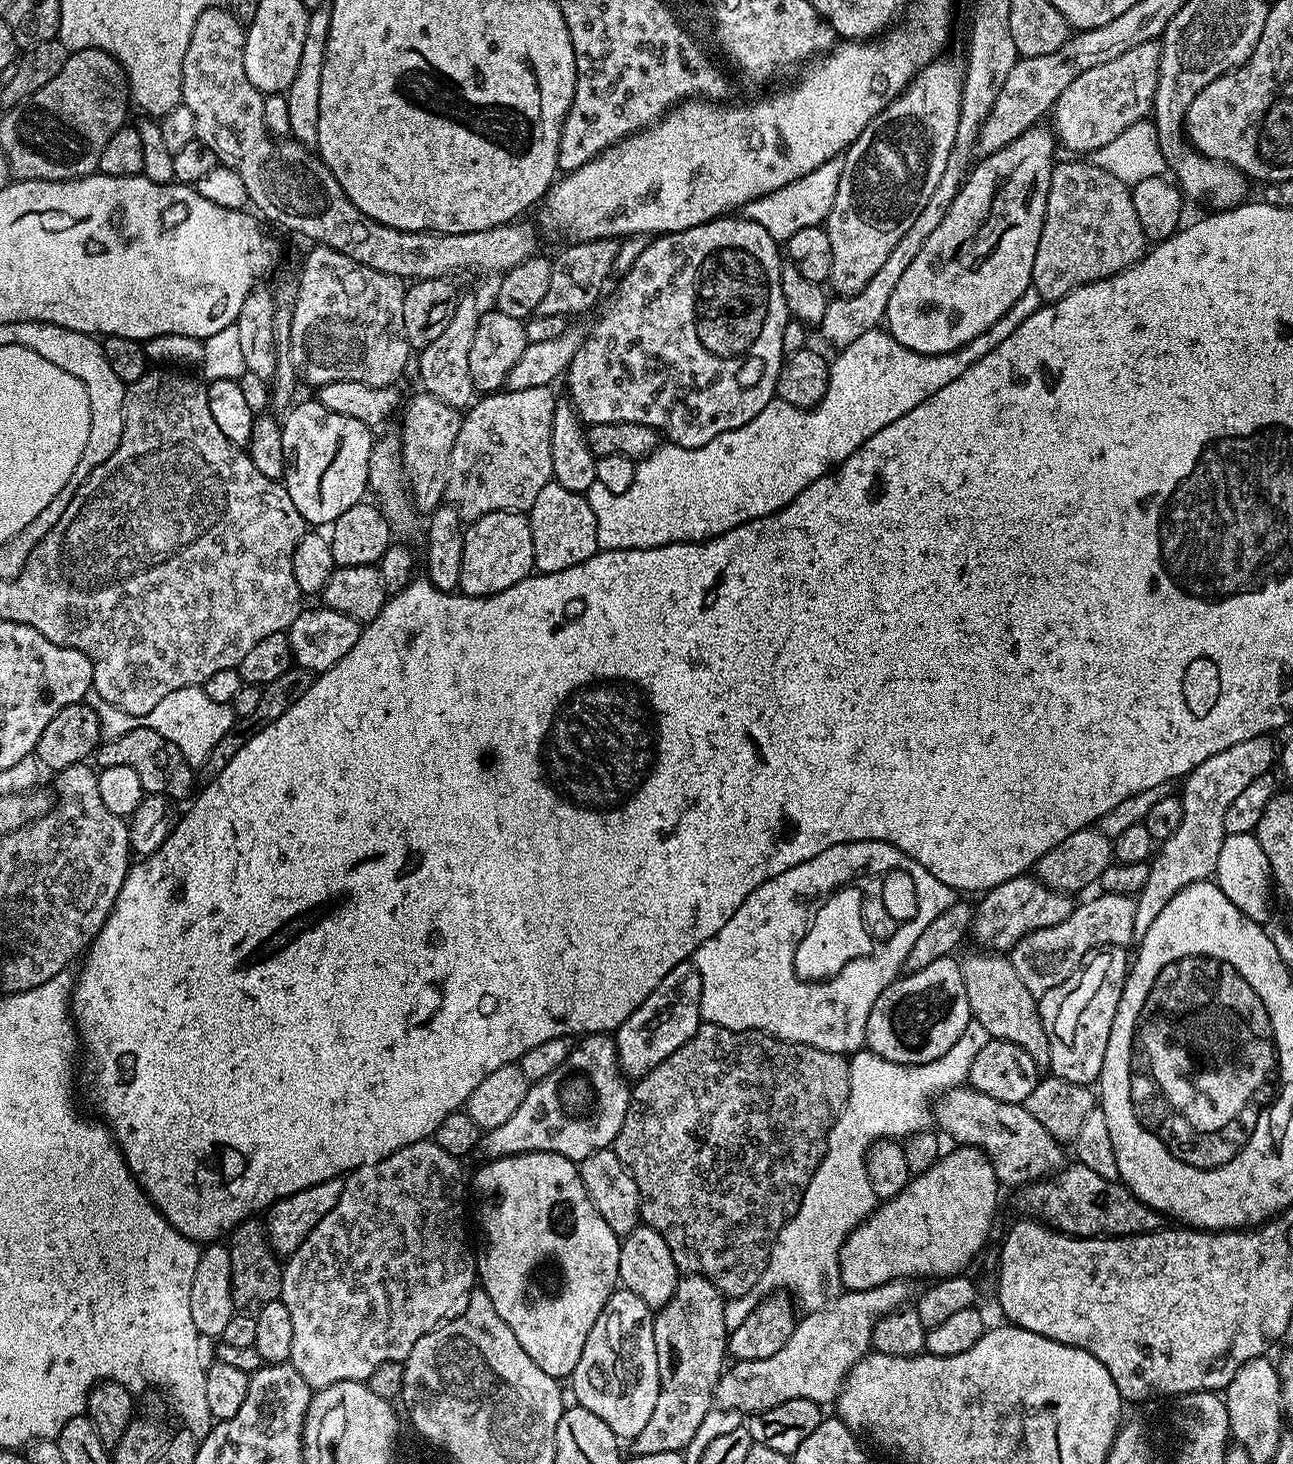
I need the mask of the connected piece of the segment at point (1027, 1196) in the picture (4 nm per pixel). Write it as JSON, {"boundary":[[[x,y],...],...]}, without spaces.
{"boundary":[[[1079,1162],[1069,1163],[1059,1172],[1045,1176],[1043,1180],[1035,1180],[1019,1196],[1020,1208],[1024,1211],[1021,1213],[1025,1217],[1039,1220],[1067,1236],[1140,1236],[1143,1232],[1159,1232],[1166,1223],[1161,1213],[1144,1204],[1120,1180],[1102,1178],[1102,1174],[1094,1174],[1094,1170]]]}

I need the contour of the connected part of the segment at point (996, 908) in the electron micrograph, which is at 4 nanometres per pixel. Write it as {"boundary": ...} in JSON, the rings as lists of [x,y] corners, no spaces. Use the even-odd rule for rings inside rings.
{"boundary":[[[1025,874],[1010,878],[1010,882],[1002,882],[1002,886],[994,886],[988,892],[979,897],[980,905],[975,905],[972,914],[971,939],[976,939],[981,949],[991,950],[997,954],[1007,953],[1020,941],[1027,932],[1042,930],[1046,926],[1058,926],[1058,922],[1066,922],[1070,918],[1074,907],[1074,900],[1067,892],[1055,892],[1048,888],[1041,880],[1037,880],[1035,875]]]}

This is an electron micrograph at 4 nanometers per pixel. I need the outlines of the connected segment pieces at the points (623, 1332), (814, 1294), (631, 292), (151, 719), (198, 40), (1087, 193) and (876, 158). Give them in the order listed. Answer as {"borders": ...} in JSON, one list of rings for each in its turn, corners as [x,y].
{"borders":[[[[620,1286],[610,1294],[608,1301],[598,1312],[598,1322],[594,1322],[594,1330],[590,1330],[590,1338],[586,1338],[586,1346],[582,1346],[582,1358],[578,1358],[578,1366],[574,1366],[570,1377],[572,1392],[576,1395],[575,1403],[579,1407],[590,1410],[590,1414],[598,1414],[610,1430],[621,1441],[630,1442],[642,1429],[650,1414],[654,1414],[654,1406],[658,1403],[660,1393],[660,1354],[654,1346],[653,1309],[638,1298],[629,1288]]],[[[973,1022],[966,1026],[962,1038],[958,1042],[954,1042],[954,1046],[950,1046],[950,1050],[946,1050],[946,1054],[942,1058],[925,1064],[899,1064],[898,1062],[886,1062],[886,1058],[882,1058],[878,1054],[861,1050],[865,1047],[864,1039],[861,1036],[856,1036],[856,1044],[838,1044],[836,1036],[832,1036],[832,1030],[824,1028],[824,1044],[820,1044],[817,1047],[818,1050],[826,1050],[839,1056],[851,1054],[848,1062],[850,1098],[840,1111],[840,1117],[832,1124],[824,1161],[818,1166],[814,1178],[810,1178],[810,1186],[806,1190],[798,1210],[788,1221],[786,1227],[776,1235],[776,1240],[772,1243],[772,1253],[762,1278],[758,1278],[754,1291],[747,1292],[745,1296],[731,1297],[725,1303],[724,1317],[729,1330],[742,1326],[742,1322],[746,1322],[746,1318],[750,1318],[750,1314],[757,1306],[758,1297],[763,1298],[785,1290],[794,1297],[795,1303],[801,1309],[804,1307],[806,1308],[804,1310],[811,1313],[828,1307],[840,1295],[842,1291],[840,1247],[844,1245],[844,1239],[852,1233],[853,1228],[858,1227],[878,1207],[874,1190],[870,1190],[870,1178],[866,1174],[868,1147],[875,1144],[877,1140],[907,1138],[916,1135],[917,1132],[931,1129],[934,1124],[934,1101],[948,1091],[950,1087],[948,1076],[967,1077],[970,1062],[974,1062],[978,1050],[982,1046],[986,1046],[989,1038],[988,1031],[980,1024]]],[[[729,214],[719,220],[711,220],[705,224],[694,226],[690,230],[681,232],[666,232],[657,235],[649,241],[646,250],[638,254],[638,258],[630,266],[628,272],[619,277],[620,289],[616,297],[604,308],[604,313],[587,329],[584,344],[574,354],[566,373],[568,380],[568,396],[575,415],[585,425],[605,424],[606,422],[638,422],[642,426],[650,426],[667,438],[671,443],[683,448],[697,448],[706,446],[718,434],[726,430],[734,430],[738,426],[746,426],[750,418],[754,418],[776,396],[776,379],[780,373],[780,366],[786,355],[782,348],[783,330],[786,329],[790,317],[786,298],[782,298],[780,285],[780,265],[782,252],[778,249],[778,242],[758,226],[758,222],[737,218]]],[[[200,686],[174,690],[174,694],[166,694],[166,698],[162,698],[162,702],[158,702],[158,706],[154,706],[154,710],[150,710],[150,714],[142,718],[143,727],[158,730],[162,738],[174,742],[174,746],[182,750],[186,762],[193,766],[203,765],[210,750],[218,746],[222,734],[226,734],[226,730],[230,730],[233,723],[234,713],[231,707],[211,700]]],[[[224,6],[207,8],[194,26],[190,46],[186,46],[186,58],[182,64],[182,94],[184,95],[182,103],[194,114],[196,139],[206,142],[206,146],[214,150],[217,161],[225,164],[230,170],[234,170],[238,178],[242,178],[242,186],[246,186],[249,205],[265,221],[273,220],[274,223],[281,224],[282,227],[312,240],[308,242],[313,245],[338,250],[346,254],[346,258],[354,258],[354,262],[362,266],[370,266],[370,270],[382,270],[382,274],[399,276],[405,282],[440,277],[452,278],[455,272],[503,274],[518,266],[523,260],[537,255],[536,232],[530,225],[520,224],[524,222],[500,224],[496,228],[478,230],[470,234],[399,232],[390,226],[382,226],[374,222],[374,218],[362,214],[362,210],[358,210],[358,206],[354,206],[354,202],[346,198],[346,190],[338,186],[338,178],[330,174],[330,170],[324,165],[319,155],[313,154],[305,145],[291,138],[284,138],[277,142],[266,130],[266,122],[262,118],[265,94],[251,84],[246,76],[243,62],[246,28],[229,9],[227,12],[226,8]]],[[[1068,158],[1065,164],[1057,163],[1052,169],[1052,177],[1050,178],[1050,188],[1048,197],[1046,198],[1046,214],[1044,215],[1044,225],[1042,226],[1042,234],[1038,238],[1038,250],[1034,254],[1034,266],[1032,267],[1032,287],[1038,290],[1041,301],[1051,302],[1061,300],[1063,296],[1069,296],[1071,292],[1078,286],[1086,286],[1093,284],[1099,280],[1110,278],[1114,274],[1124,272],[1127,268],[1137,264],[1144,257],[1146,251],[1146,241],[1142,234],[1142,225],[1138,223],[1138,214],[1134,211],[1134,198],[1129,185],[1122,183],[1118,178],[1114,178],[1114,174],[1106,174],[1106,170],[1102,170],[1098,166],[1094,166],[1090,162],[1082,161],[1080,158]]],[[[948,54],[928,61],[925,68],[916,73],[907,88],[888,103],[858,134],[855,142],[843,153],[838,178],[838,194],[834,194],[830,214],[826,221],[830,250],[834,262],[830,262],[830,288],[833,293],[852,296],[886,263],[894,246],[910,230],[910,222],[922,214],[922,206],[930,202],[930,194],[938,190],[942,174],[946,174],[946,162],[952,153],[954,138],[958,134],[958,118],[962,102],[965,65],[951,60]]]]}

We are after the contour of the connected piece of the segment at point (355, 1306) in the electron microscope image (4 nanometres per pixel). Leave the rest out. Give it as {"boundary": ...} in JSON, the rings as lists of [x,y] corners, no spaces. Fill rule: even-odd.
{"boundary":[[[427,1138],[413,1144],[405,1144],[394,1154],[381,1160],[373,1160],[370,1164],[363,1164],[347,1173],[342,1186],[342,1198],[334,1202],[330,1214],[310,1230],[306,1242],[298,1246],[293,1256],[287,1257],[283,1265],[284,1277],[280,1301],[290,1310],[290,1319],[294,1326],[294,1343],[290,1349],[290,1363],[313,1390],[326,1386],[334,1386],[334,1382],[350,1382],[358,1380],[366,1382],[370,1374],[374,1374],[377,1366],[382,1362],[402,1362],[414,1350],[414,1342],[422,1338],[422,1334],[434,1331],[439,1324],[461,1316],[470,1302],[470,1294],[478,1284],[478,1256],[468,1245],[468,1228],[464,1225],[464,1192],[466,1196],[466,1172],[460,1169],[461,1161],[457,1157],[446,1154],[442,1146],[436,1144],[435,1139]]]}

